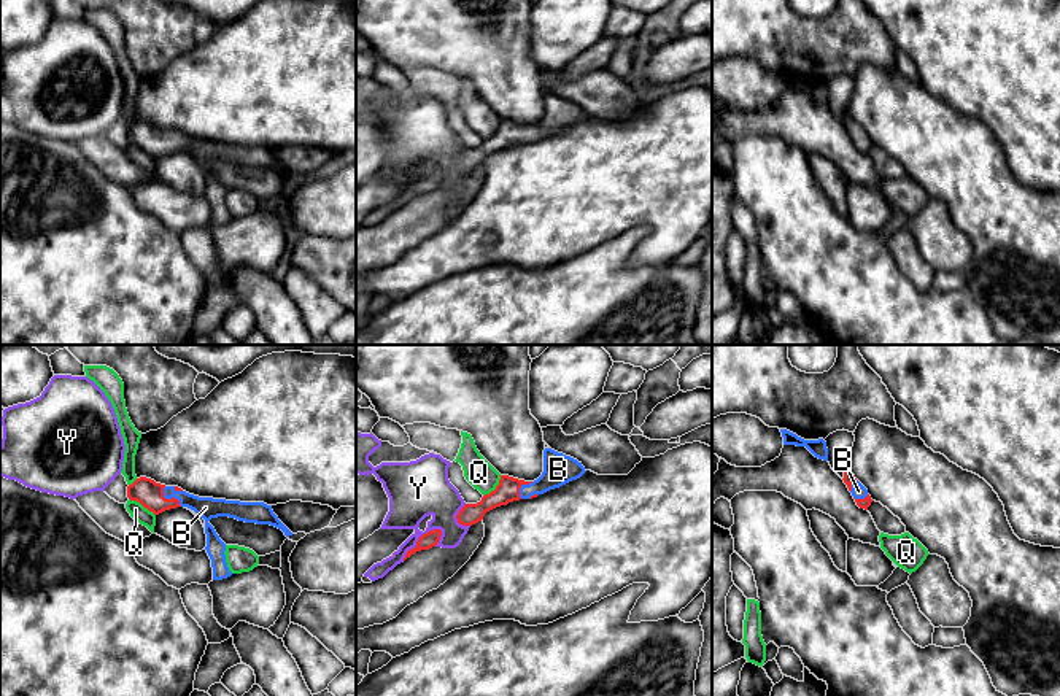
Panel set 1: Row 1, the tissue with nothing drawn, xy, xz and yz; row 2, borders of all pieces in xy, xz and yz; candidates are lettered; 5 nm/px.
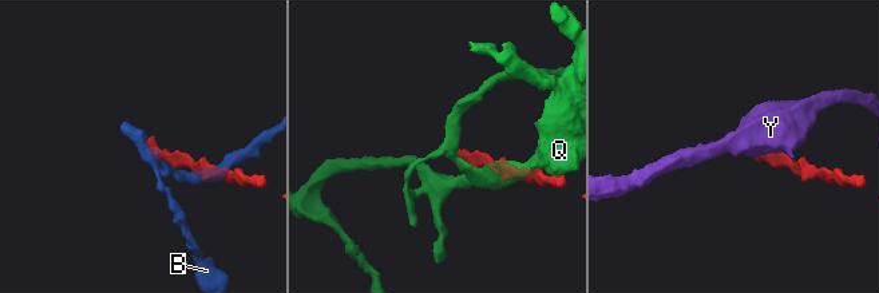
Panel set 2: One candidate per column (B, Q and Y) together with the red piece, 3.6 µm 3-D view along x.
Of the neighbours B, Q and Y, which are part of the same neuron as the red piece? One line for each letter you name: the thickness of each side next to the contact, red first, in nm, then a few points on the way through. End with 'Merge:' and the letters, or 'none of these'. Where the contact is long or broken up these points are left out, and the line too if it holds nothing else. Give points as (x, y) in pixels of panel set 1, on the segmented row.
B: Thickness 140 nm (red) against 110 nm. Path across: xy (147, 491), (156, 498), (169, 499), (181, 498), (205, 507)
Merge: B

